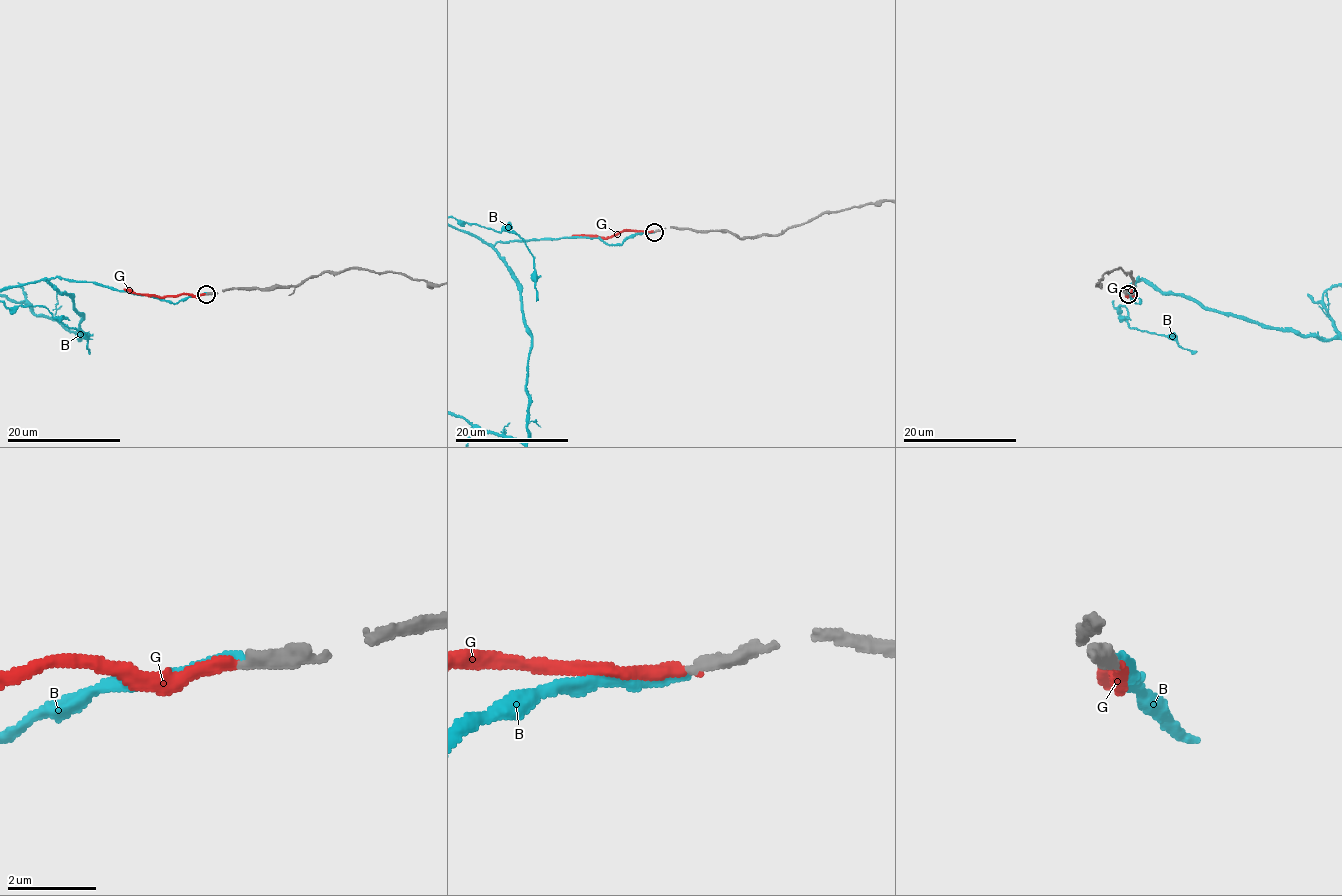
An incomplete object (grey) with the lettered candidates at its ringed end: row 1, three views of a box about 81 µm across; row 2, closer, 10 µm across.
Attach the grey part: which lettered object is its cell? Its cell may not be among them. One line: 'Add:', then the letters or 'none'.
Add: G

